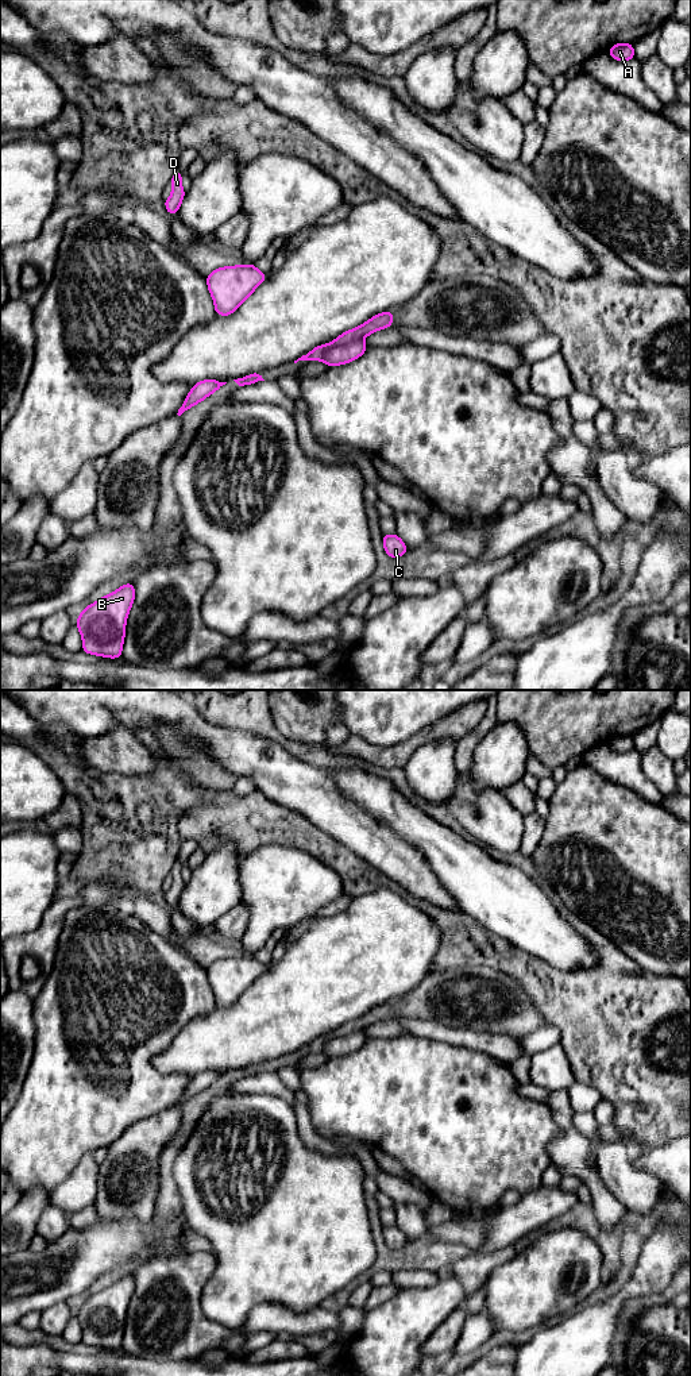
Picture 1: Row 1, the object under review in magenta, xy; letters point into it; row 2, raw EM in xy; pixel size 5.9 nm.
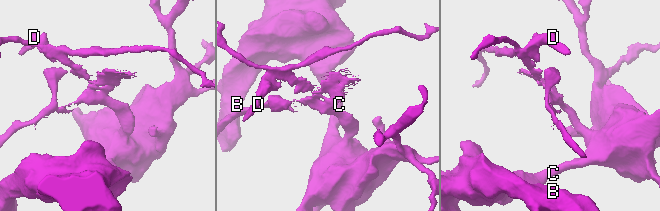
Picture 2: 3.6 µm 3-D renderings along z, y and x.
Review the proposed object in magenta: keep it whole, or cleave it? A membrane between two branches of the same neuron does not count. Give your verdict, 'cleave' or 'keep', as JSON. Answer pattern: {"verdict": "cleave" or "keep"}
{"verdict": "cleave"}

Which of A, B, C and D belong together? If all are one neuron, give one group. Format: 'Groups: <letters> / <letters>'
Groups: A B C / D

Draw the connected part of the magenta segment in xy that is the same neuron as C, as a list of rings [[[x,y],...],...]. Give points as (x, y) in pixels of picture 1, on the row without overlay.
[[[395,1225],[383,1226],[382,1234],[383,1234],[386,1245],[390,1249],[399,1249],[399,1248],[405,1246],[405,1244],[408,1242],[406,1236]]]

